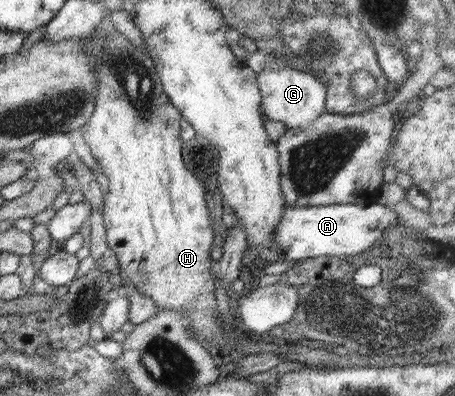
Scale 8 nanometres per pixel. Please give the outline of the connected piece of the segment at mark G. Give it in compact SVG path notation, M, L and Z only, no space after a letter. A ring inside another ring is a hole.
M295 67L264 68L257 74L257 83L262 95L261 113L266 120L283 122L286 128L309 125L325 110L327 88L319 78L300 72Z

